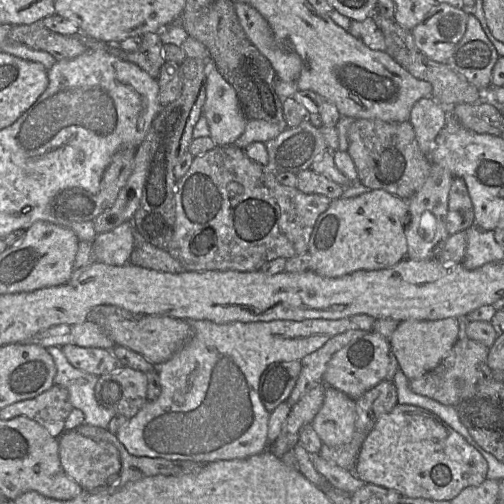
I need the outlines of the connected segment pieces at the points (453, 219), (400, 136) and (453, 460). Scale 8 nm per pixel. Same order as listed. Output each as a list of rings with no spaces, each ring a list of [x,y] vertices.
[[[455,177],[448,197],[446,227],[450,235],[466,231],[475,224],[475,213],[465,181]]]
[[[356,119],[348,131],[348,154],[352,158],[359,182],[373,189],[385,190],[408,200],[418,192],[431,171],[431,161],[420,151],[412,124],[378,119]]]
[[[397,404],[389,413],[382,415],[374,425],[373,429],[366,436],[359,450],[357,461],[354,468],[354,474],[365,484],[374,484],[384,488],[394,489],[408,498],[424,498],[434,501],[451,501],[463,489],[471,486],[478,486],[487,479],[488,464],[483,456],[473,448],[467,441],[446,422],[436,414],[413,405]]]

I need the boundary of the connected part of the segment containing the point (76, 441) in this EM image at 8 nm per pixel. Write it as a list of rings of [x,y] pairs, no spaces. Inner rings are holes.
[[[77,429],[64,431],[57,438],[59,441],[59,458],[63,471],[78,483],[84,492],[91,492],[102,485],[112,486],[121,471],[121,460],[113,444],[96,441],[77,432]]]

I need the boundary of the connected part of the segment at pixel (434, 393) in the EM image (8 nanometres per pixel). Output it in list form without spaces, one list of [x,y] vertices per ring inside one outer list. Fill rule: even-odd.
[[[467,337],[459,338],[449,355],[434,369],[423,376],[409,380],[410,389],[443,405],[455,406],[478,384],[478,368],[487,361],[489,347]]]

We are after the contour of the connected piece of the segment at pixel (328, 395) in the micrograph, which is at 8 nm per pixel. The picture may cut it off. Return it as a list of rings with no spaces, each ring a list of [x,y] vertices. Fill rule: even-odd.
[[[326,386],[322,407],[311,425],[323,444],[339,447],[349,443],[355,430],[355,399]]]

